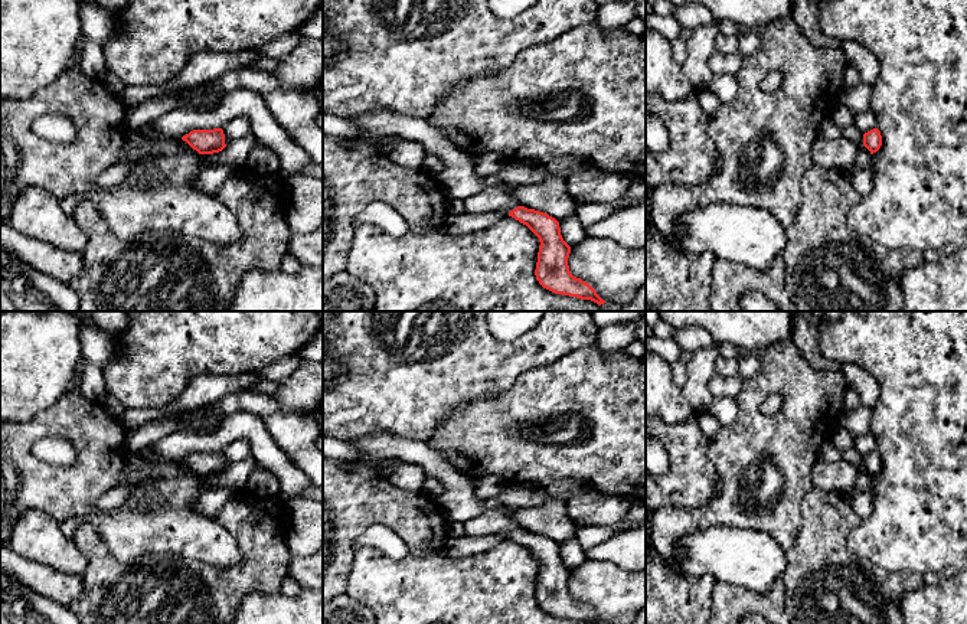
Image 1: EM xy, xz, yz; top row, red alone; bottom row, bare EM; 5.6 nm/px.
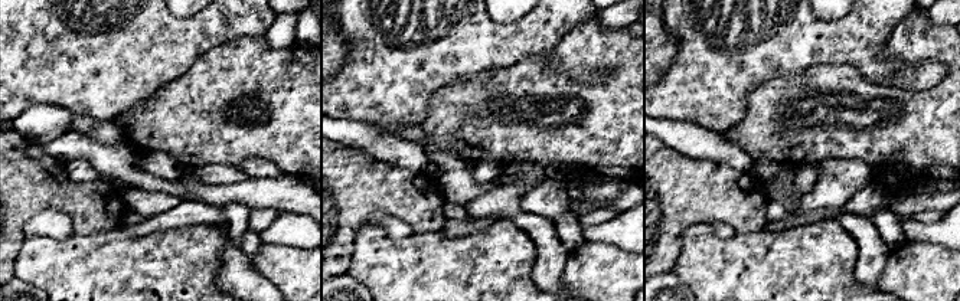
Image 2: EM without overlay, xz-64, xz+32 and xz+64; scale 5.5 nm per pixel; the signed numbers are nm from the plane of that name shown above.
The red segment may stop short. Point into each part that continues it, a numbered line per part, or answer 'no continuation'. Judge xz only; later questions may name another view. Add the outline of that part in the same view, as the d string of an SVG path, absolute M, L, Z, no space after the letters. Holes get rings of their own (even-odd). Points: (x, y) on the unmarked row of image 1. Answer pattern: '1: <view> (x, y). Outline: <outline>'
1: xz (492, 520). Outline: M516 506L509 507L489 507L478 516L463 522L465 536L484 536L493 533L513 533L520 529L517 520L512 516Z

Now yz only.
no continuation

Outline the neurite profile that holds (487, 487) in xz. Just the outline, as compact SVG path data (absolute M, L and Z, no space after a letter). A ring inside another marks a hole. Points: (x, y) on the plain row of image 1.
M483 476L474 480L474 496L480 502L489 503L499 497L499 494L504 491L507 487L509 484L497 476Z

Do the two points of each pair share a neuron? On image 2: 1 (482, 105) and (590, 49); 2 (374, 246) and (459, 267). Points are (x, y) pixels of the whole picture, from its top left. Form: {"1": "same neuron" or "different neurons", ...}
{"1": "same neuron", "2": "same neuron"}

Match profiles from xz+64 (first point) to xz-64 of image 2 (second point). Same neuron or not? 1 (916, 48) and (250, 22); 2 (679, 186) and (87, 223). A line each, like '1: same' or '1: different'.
1: different
2: same

